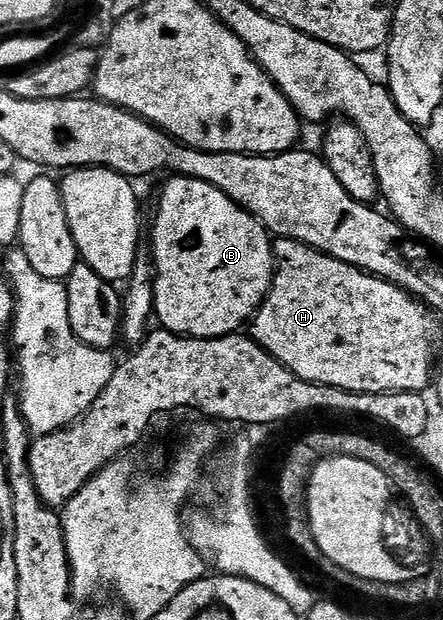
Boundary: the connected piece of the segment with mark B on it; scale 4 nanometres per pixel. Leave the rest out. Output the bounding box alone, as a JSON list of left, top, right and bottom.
[152,176,274,337]

